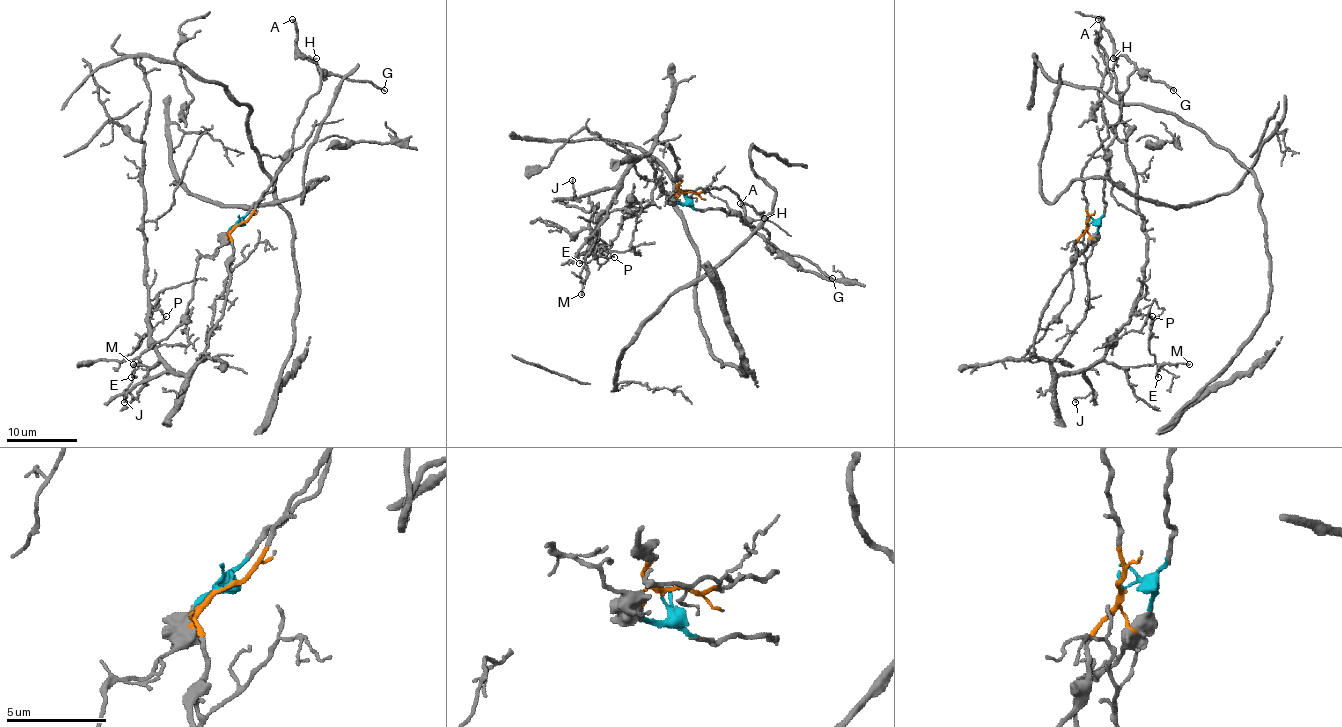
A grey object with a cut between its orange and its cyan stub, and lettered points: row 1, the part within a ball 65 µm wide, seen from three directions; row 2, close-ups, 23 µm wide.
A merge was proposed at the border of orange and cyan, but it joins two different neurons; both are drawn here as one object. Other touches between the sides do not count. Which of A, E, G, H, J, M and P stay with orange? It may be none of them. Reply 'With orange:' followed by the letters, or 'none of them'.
With orange: E, J, M, P

